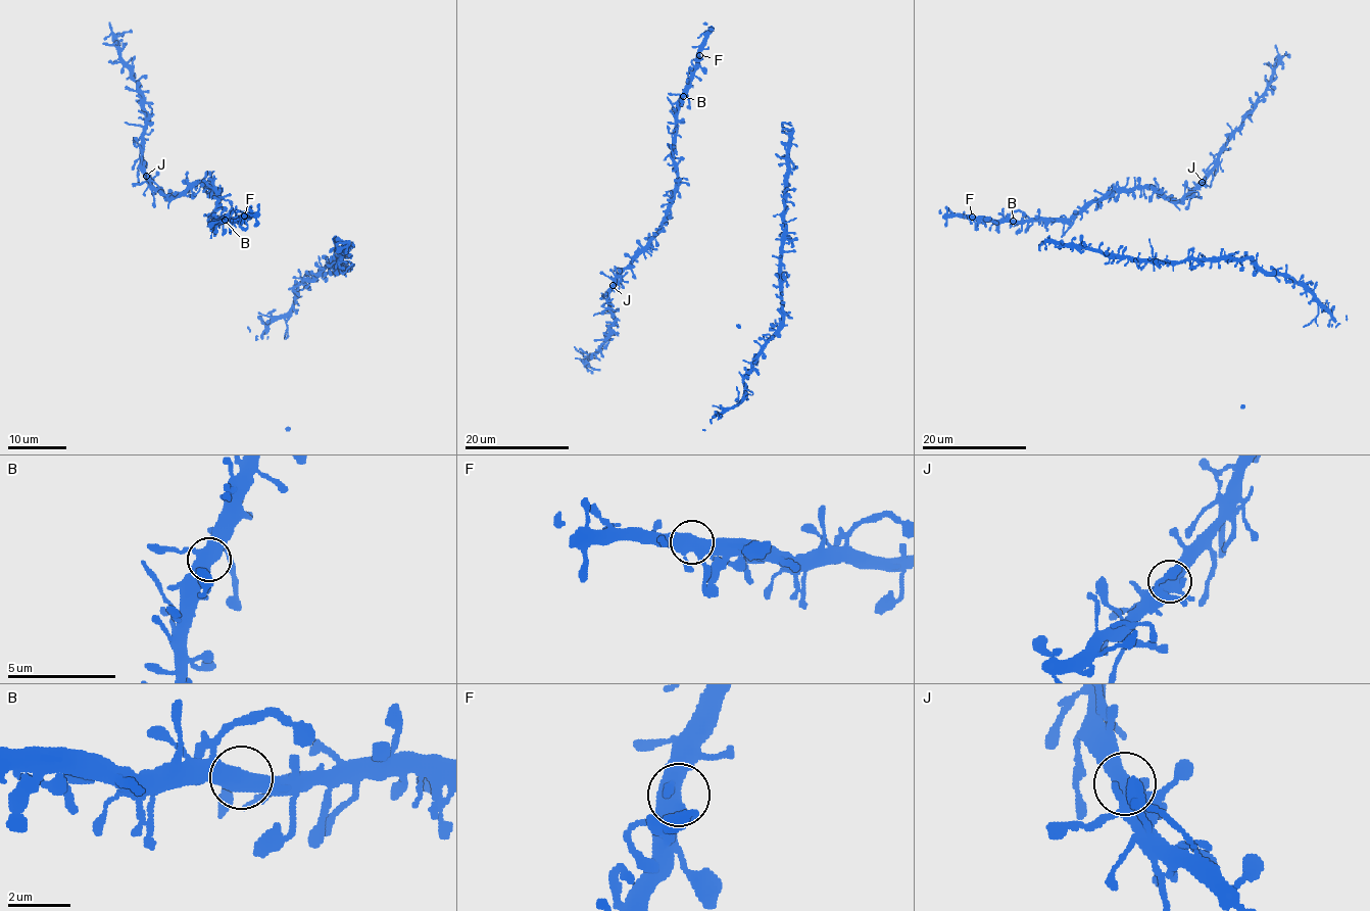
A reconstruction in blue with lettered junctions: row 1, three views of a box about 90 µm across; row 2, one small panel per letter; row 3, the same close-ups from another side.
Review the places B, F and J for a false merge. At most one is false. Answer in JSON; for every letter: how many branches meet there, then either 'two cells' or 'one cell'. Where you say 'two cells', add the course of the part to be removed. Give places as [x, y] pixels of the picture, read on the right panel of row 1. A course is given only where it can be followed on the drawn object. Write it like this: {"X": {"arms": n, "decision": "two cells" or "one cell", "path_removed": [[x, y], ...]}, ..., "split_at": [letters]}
{"B": {"arms": 3, "decision": "one cell"}, "F": {"arms": 4, "decision": "one cell"}, "J": {"arms": 3, "decision": "one cell"}, "split_at": []}

